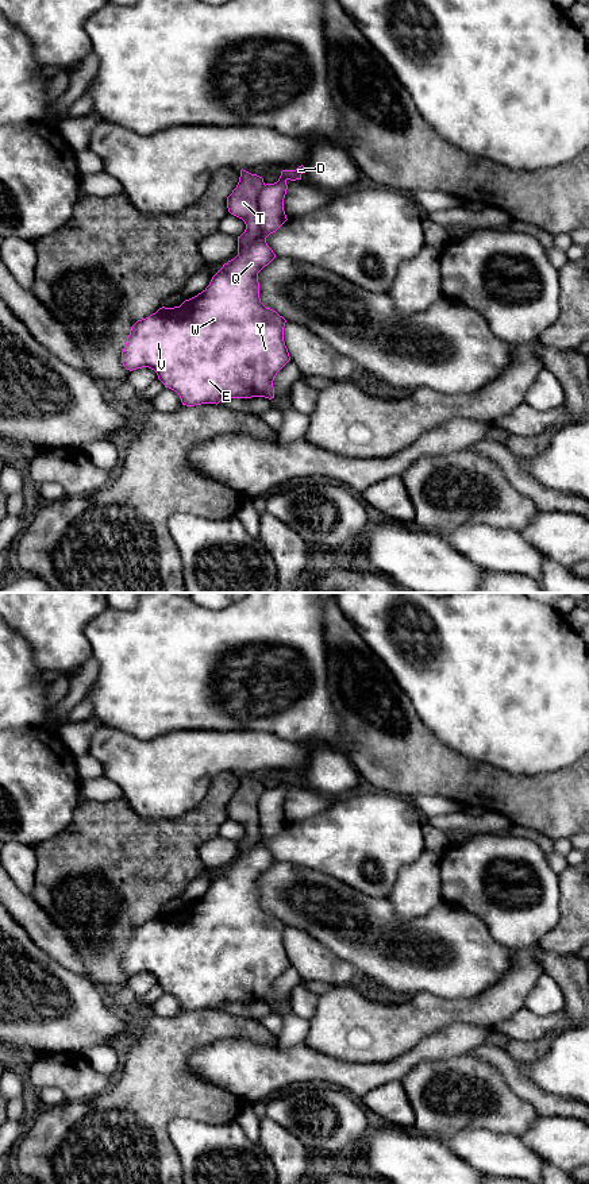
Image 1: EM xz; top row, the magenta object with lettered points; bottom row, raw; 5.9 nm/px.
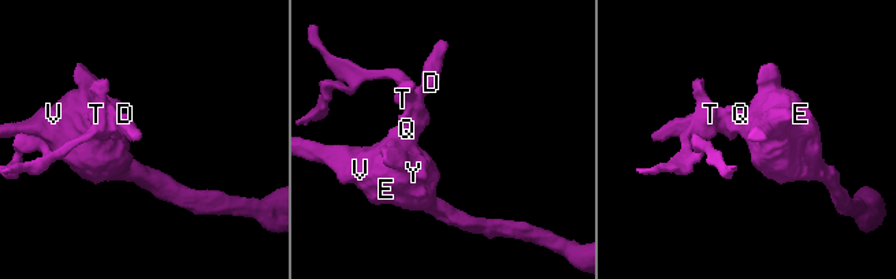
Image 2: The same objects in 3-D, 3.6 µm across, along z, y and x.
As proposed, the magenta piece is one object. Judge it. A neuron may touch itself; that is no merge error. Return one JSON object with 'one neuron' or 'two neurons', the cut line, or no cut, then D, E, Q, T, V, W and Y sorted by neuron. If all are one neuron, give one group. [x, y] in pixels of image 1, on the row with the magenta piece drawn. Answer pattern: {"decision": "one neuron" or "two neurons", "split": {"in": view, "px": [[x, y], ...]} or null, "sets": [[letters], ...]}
{"decision": "two neurons", "split": {"in": "xz", "px": [[265, 185], [260, 193], [260, 234], [238, 253]]}, "sets": [["D", "E", "Q", "V", "W", "Y"], ["T"]]}

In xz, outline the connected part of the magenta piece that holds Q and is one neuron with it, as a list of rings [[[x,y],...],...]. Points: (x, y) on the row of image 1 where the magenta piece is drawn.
[[[303,165],[296,170],[282,170],[277,182],[263,186],[259,193],[259,236],[245,246],[234,259],[224,263],[201,293],[185,300],[180,306],[162,306],[131,327],[122,352],[122,363],[127,370],[142,367],[154,370],[165,387],[174,390],[186,406],[217,405],[224,398],[274,398],[274,377],[290,360],[284,342],[286,320],[261,302],[258,273],[276,258],[266,238],[288,220],[284,211],[286,181],[301,180],[303,171]]]

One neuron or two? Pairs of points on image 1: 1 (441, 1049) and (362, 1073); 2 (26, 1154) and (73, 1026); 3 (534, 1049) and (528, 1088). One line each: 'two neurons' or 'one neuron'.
1: one neuron
2: two neurons
3: two neurons

